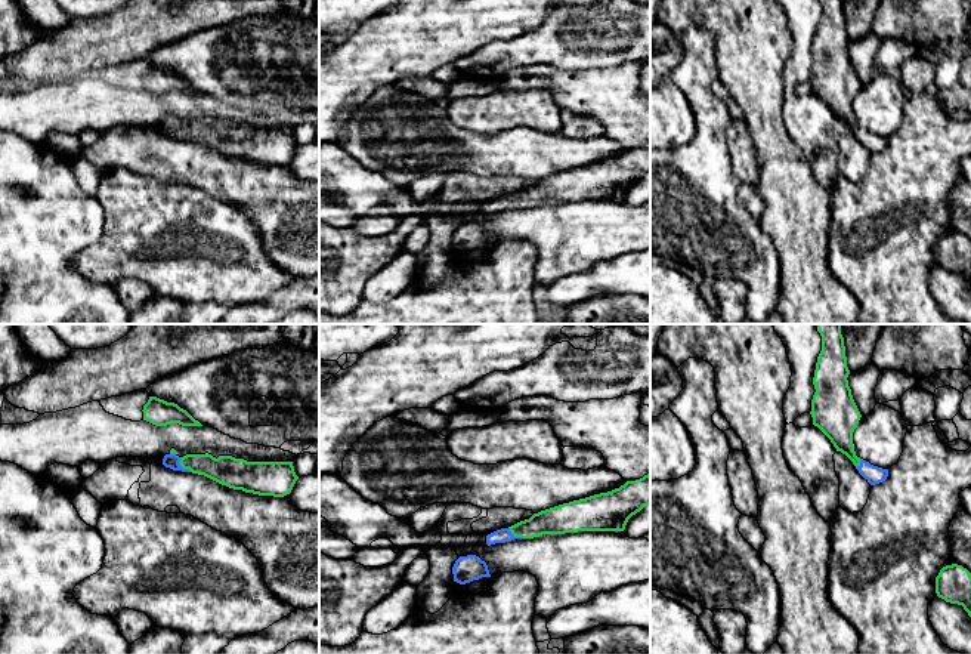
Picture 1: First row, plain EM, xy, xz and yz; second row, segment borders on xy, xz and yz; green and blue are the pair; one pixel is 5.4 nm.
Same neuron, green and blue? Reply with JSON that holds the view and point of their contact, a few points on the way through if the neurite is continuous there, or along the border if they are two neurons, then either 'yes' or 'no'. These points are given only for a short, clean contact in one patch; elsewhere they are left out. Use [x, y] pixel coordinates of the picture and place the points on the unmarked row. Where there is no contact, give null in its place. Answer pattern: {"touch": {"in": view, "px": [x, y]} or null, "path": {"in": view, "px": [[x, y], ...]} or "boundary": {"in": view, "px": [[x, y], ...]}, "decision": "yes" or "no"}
{"touch": {"in": "xy", "px": [182, 135]}, "path": {"in": "xy", "px": [[228, 139], [210, 135], [182, 135], [170, 129]]}, "decision": "yes"}

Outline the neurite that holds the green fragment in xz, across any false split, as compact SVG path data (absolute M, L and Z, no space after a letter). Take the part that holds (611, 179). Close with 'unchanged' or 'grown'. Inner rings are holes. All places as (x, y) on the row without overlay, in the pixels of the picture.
M650 142L619 157L563 172L486 204L486 213L542 203L624 200L628 188L650 173Z; grown

